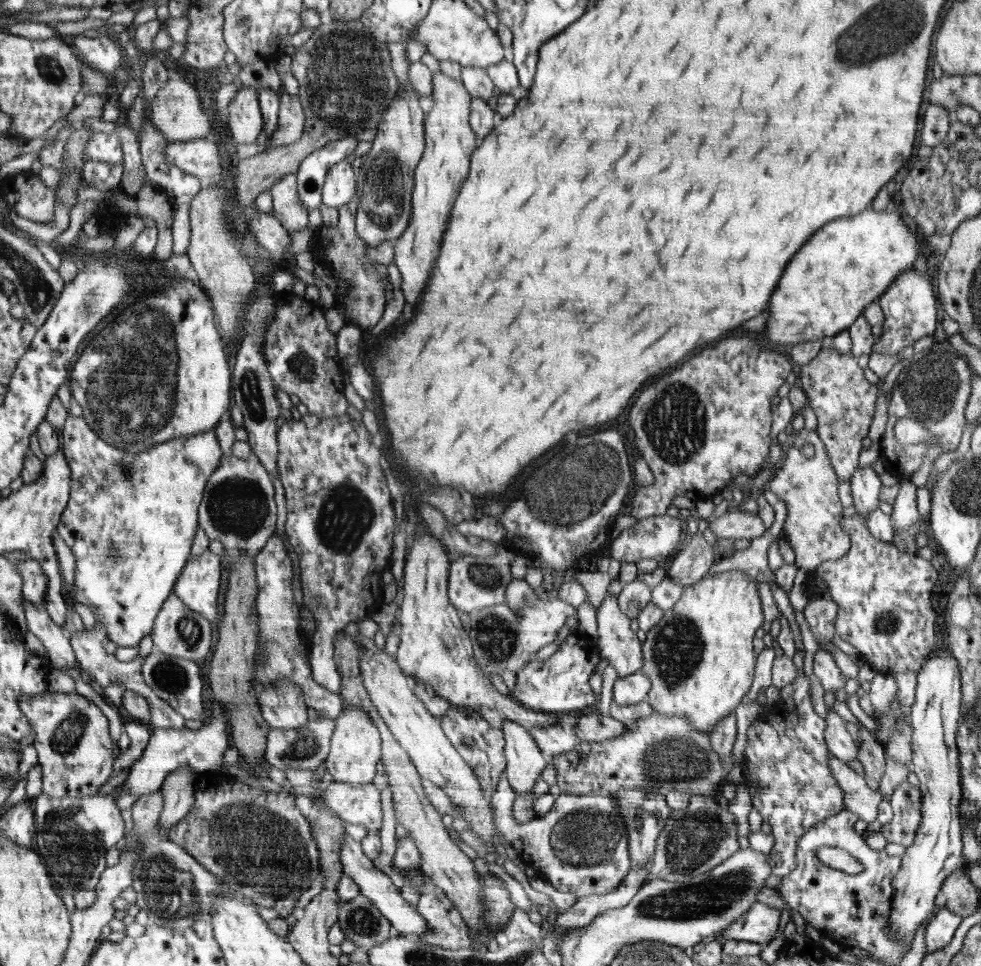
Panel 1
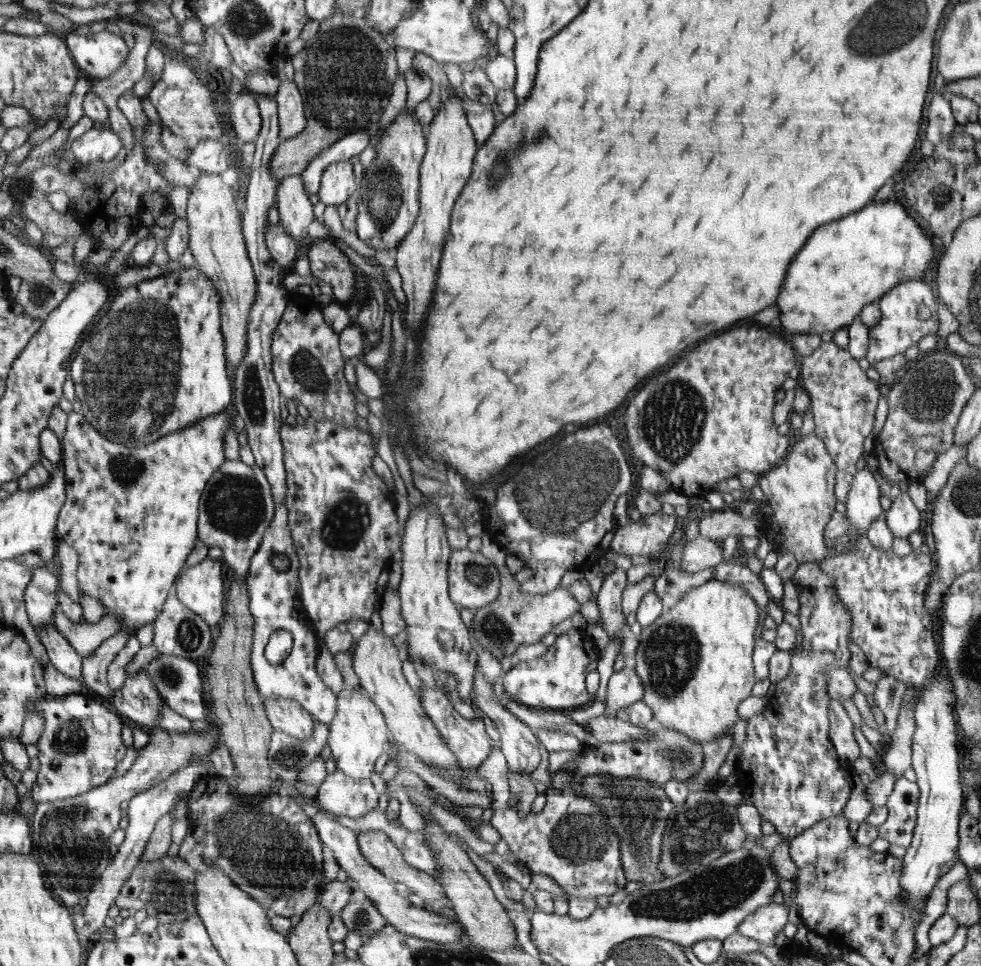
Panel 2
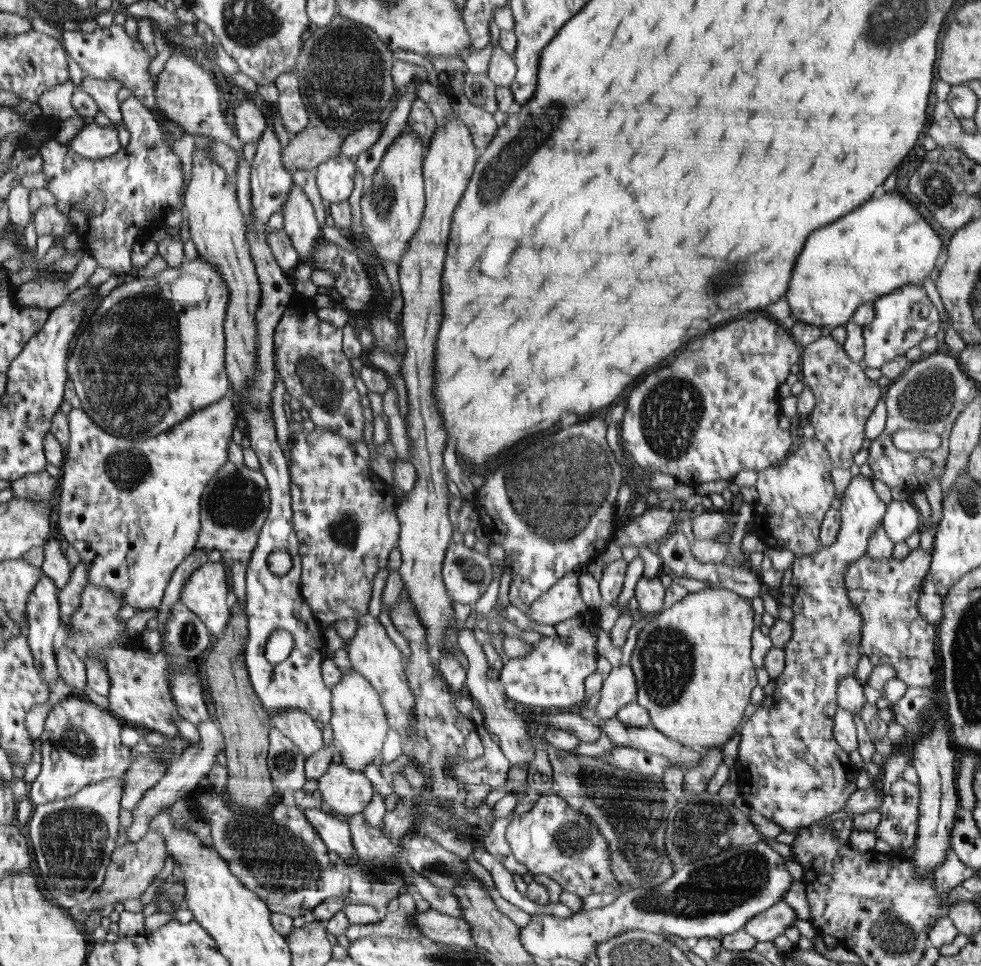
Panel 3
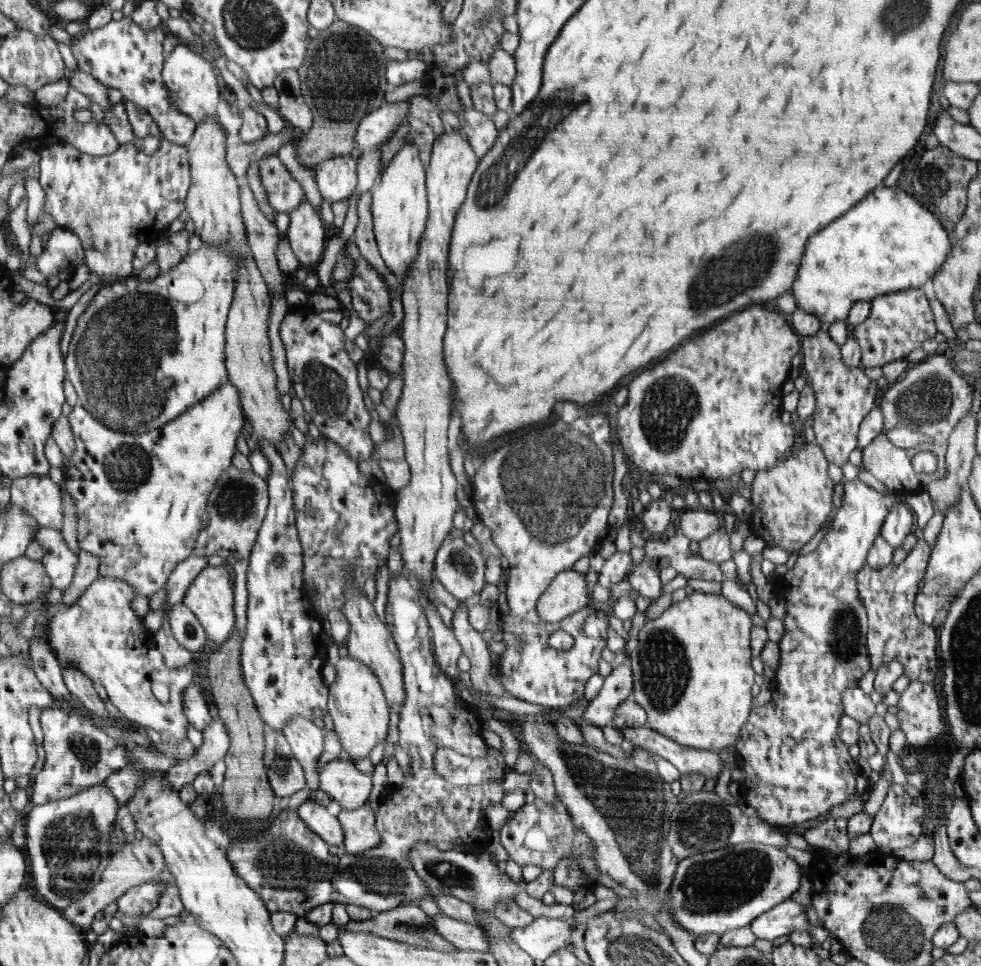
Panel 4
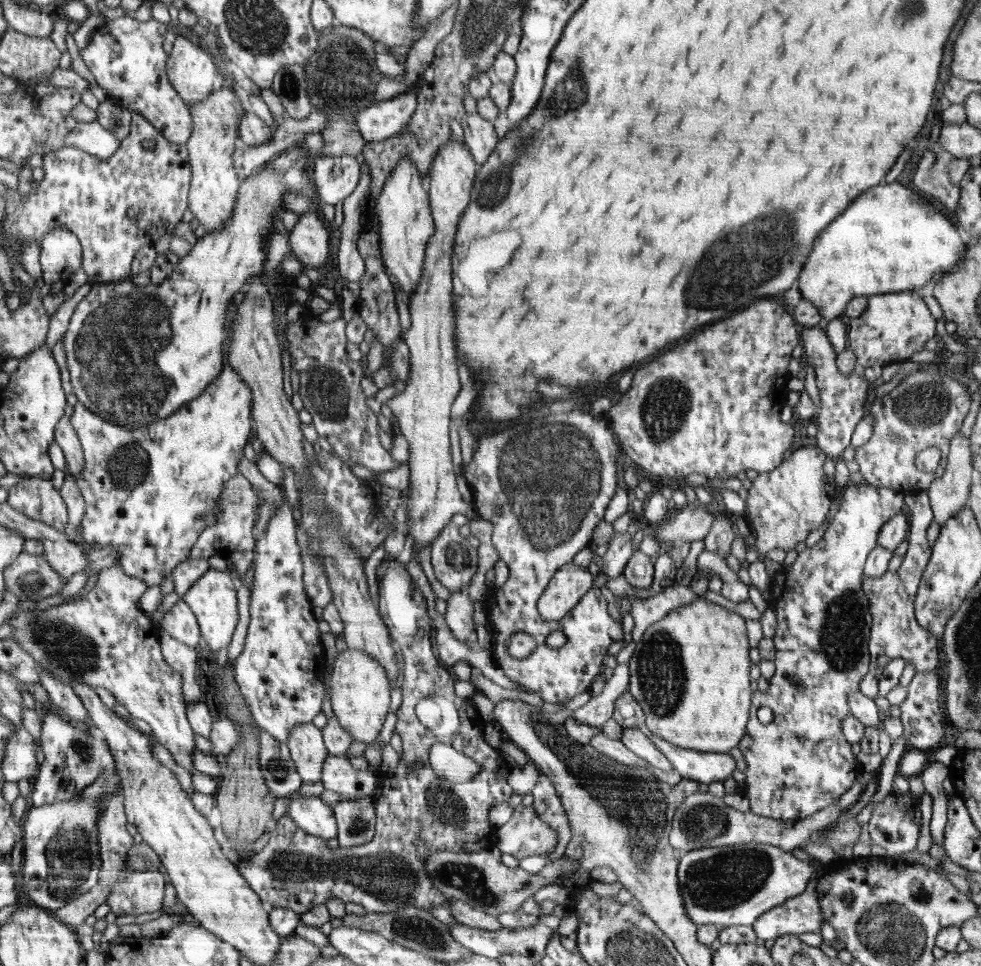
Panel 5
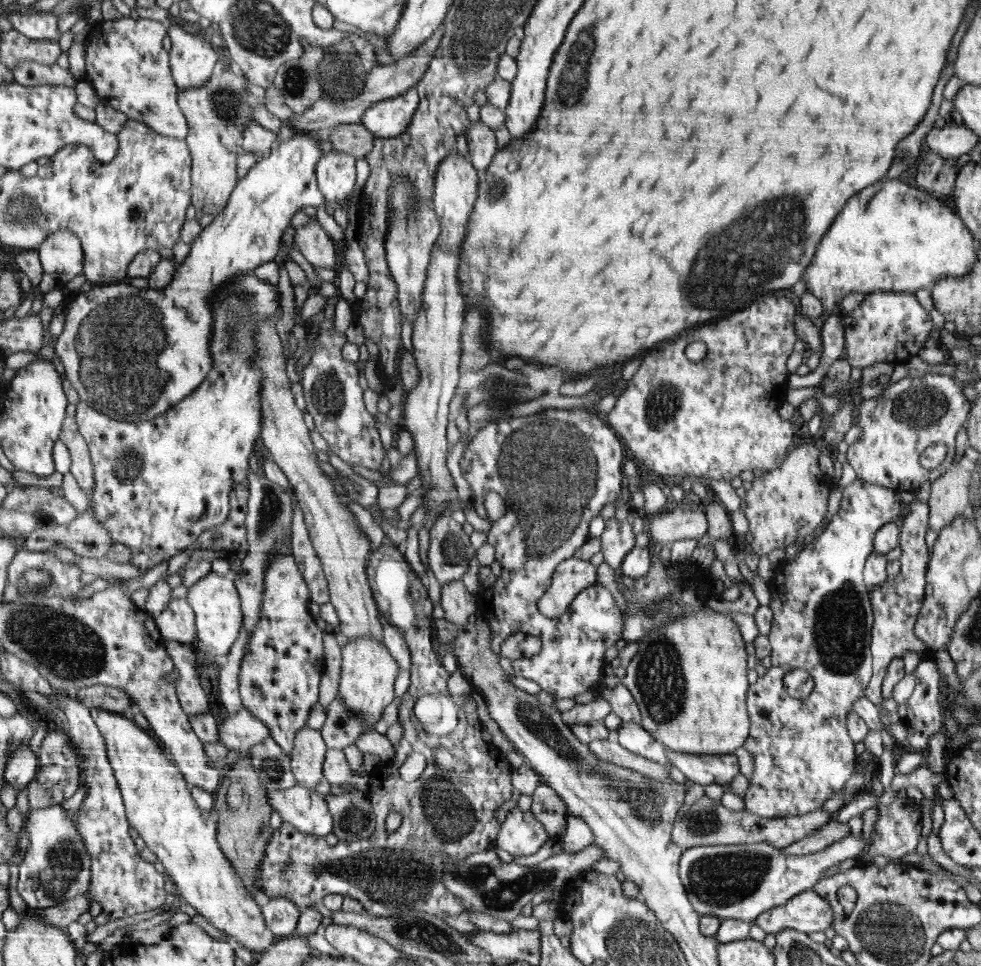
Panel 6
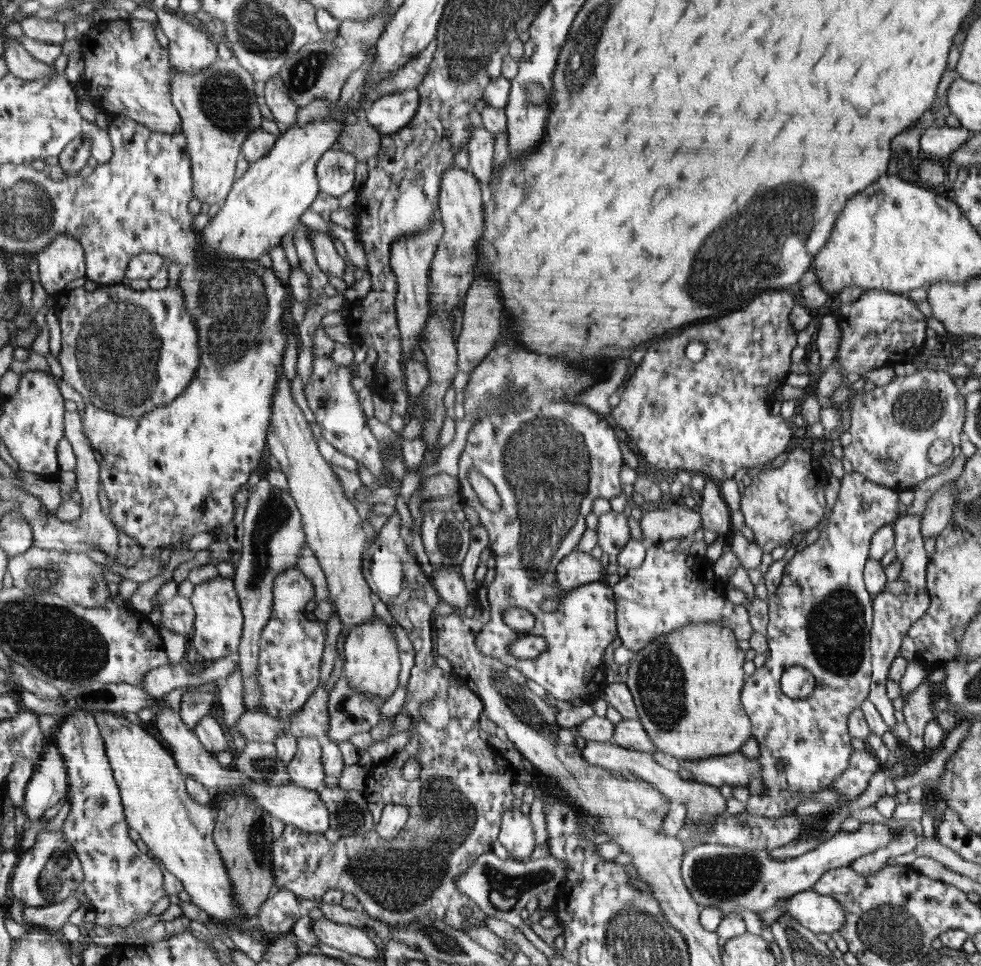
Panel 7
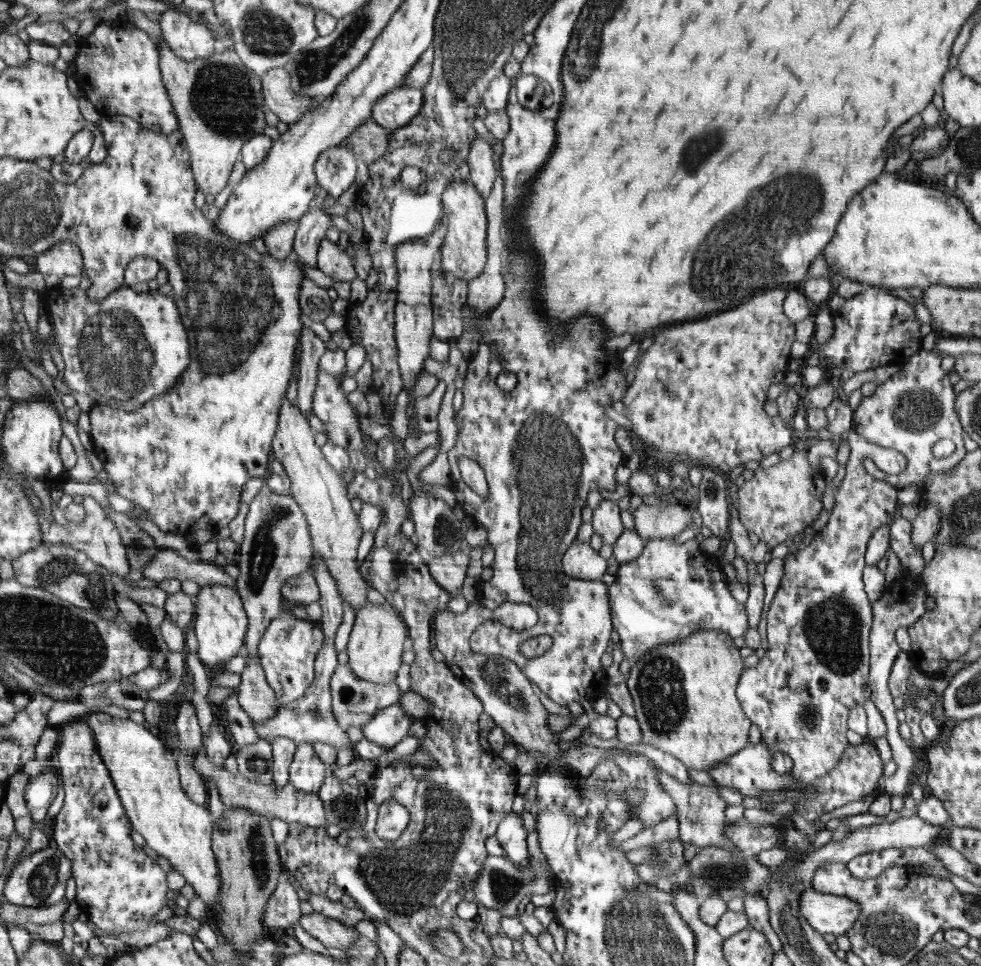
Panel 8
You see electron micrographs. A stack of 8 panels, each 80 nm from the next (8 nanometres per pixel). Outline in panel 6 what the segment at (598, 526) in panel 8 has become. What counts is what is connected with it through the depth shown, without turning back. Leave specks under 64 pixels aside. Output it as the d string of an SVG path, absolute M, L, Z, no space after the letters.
M616 517L605 520L604 531L601 534L601 554L614 572L620 572L622 562L631 548L636 546L632 525L627 520L620 522Z

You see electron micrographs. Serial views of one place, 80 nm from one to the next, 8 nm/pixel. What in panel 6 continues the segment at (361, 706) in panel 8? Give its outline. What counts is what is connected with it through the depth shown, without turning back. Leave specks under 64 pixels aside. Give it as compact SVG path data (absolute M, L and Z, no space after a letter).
M334 698L327 708L325 725L319 730L328 747L344 750L354 743L356 738L365 733L363 722L344 708L340 698Z

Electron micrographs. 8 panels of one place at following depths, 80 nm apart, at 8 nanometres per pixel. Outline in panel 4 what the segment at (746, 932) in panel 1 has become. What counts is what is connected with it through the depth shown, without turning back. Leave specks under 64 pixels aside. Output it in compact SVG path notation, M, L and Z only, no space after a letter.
M787 899L770 911L758 916L751 924L750 930L760 940L774 941L792 932L807 932L818 940L821 946L827 946L832 933L821 927L812 926L806 918L804 906Z

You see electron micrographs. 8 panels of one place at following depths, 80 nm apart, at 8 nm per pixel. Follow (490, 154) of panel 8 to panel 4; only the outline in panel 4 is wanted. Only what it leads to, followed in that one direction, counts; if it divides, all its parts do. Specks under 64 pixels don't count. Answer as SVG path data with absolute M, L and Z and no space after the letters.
M464 103L457 114L461 130L466 132L469 143L478 157L484 156L496 142L496 128L488 114L478 112L478 109L466 108Z

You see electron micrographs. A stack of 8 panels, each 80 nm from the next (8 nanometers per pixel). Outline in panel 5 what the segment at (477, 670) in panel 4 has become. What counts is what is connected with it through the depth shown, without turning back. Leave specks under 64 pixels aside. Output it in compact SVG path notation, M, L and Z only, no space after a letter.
M452 591L447 601L446 613L443 615L446 624L453 635L468 645L468 648L476 648L476 629L472 615L474 614L473 600L466 591Z

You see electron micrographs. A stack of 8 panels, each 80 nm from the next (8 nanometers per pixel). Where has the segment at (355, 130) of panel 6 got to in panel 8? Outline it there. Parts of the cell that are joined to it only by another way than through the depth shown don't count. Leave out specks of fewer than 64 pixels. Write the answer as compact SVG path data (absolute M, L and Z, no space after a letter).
M370 118L367 125L351 132L347 141L351 150L357 153L367 165L370 165L386 154L389 150L390 139L391 131Z

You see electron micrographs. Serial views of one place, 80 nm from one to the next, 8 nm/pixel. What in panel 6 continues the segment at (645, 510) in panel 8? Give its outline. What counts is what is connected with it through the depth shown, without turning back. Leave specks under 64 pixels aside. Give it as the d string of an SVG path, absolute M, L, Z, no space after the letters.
M673 510L646 517L649 538L656 547L677 540L700 539L707 532L706 513L696 510Z

